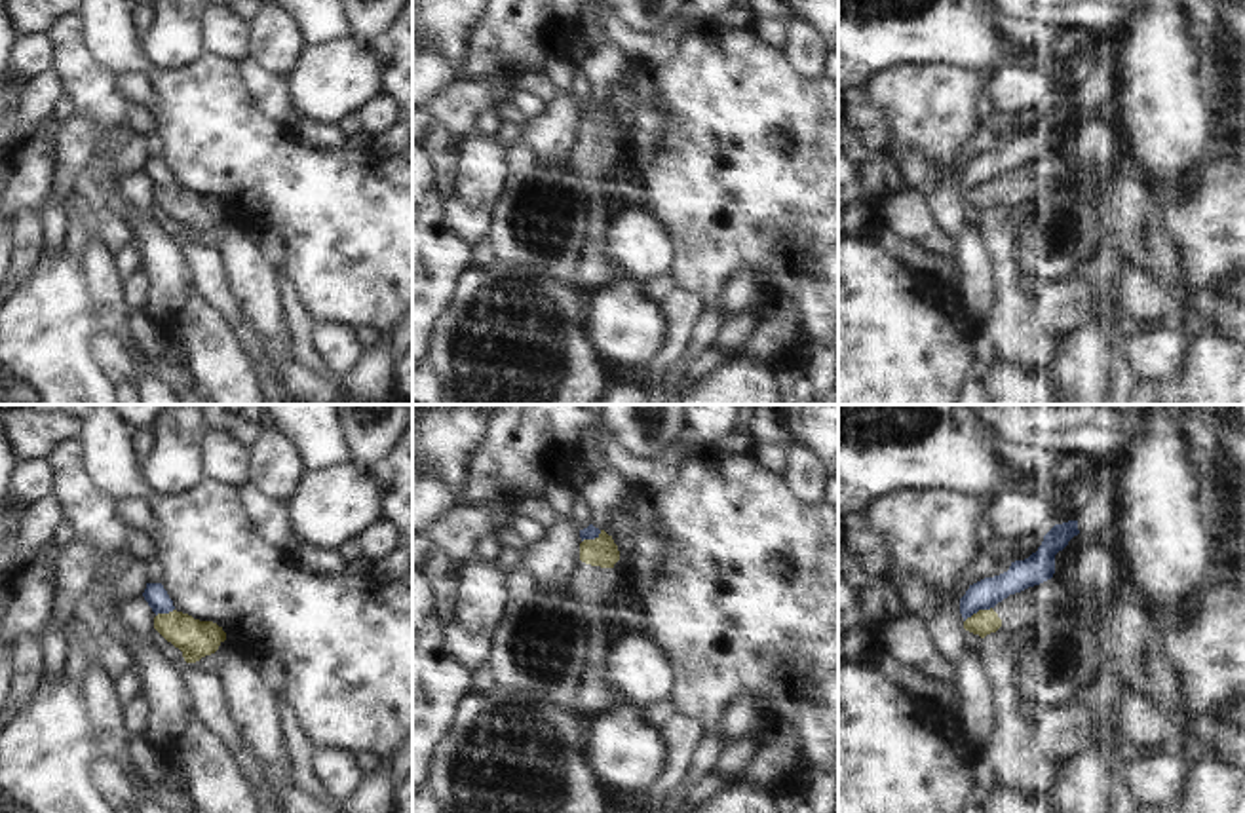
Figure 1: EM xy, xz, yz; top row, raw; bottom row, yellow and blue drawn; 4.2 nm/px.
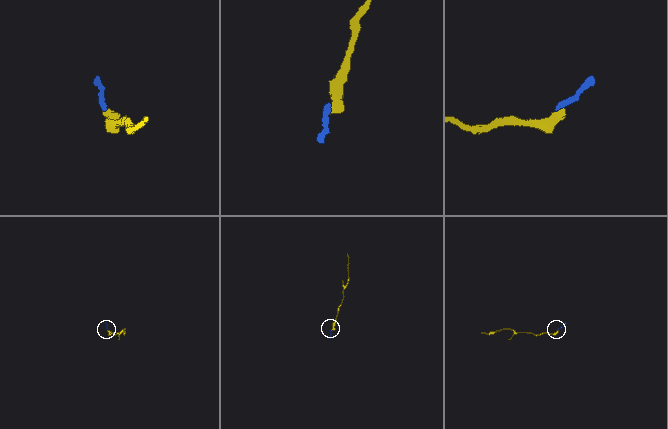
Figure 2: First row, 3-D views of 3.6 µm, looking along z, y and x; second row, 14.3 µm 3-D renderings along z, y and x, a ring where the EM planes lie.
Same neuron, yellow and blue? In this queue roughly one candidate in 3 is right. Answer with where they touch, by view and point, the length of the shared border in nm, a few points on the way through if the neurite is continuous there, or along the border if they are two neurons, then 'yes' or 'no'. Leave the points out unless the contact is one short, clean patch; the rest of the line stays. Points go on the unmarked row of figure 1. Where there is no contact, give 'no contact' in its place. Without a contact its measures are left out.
contact yz (979, 185); length 140 nm; border yz (991, 181), (979, 183), (964, 196); no

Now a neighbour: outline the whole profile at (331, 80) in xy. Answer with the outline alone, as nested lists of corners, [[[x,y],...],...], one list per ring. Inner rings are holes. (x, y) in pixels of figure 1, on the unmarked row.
[[[352,36],[304,47],[285,82],[302,116],[336,123],[380,93],[380,66],[365,42]]]

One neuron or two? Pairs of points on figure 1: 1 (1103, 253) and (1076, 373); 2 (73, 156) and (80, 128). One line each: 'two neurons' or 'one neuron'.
1: one neuron
2: one neuron

